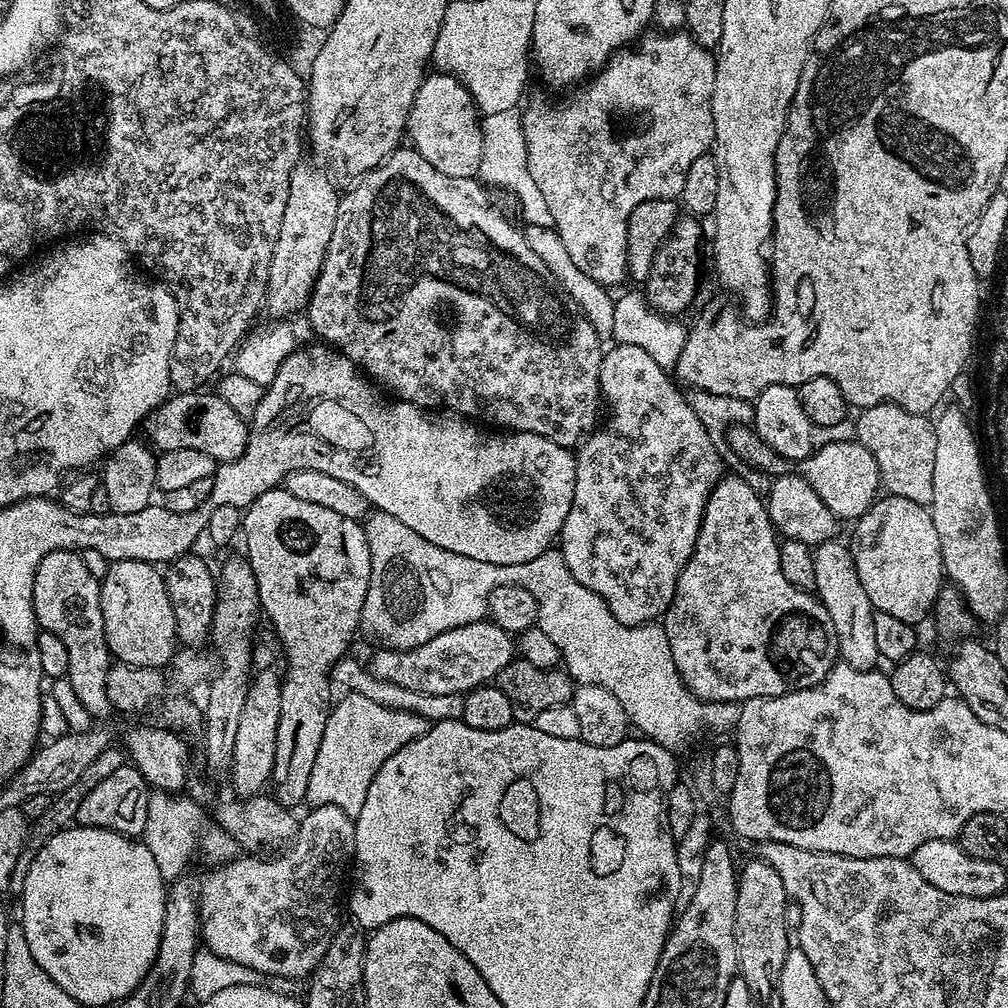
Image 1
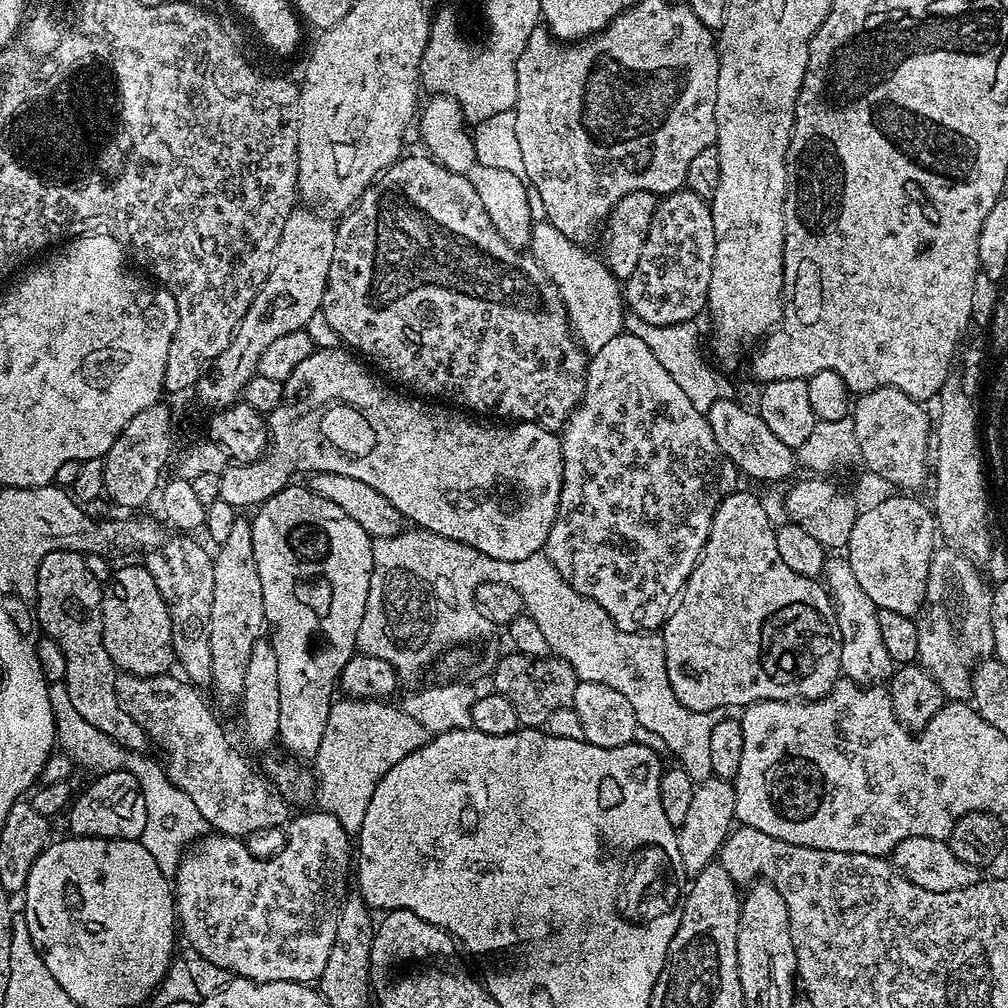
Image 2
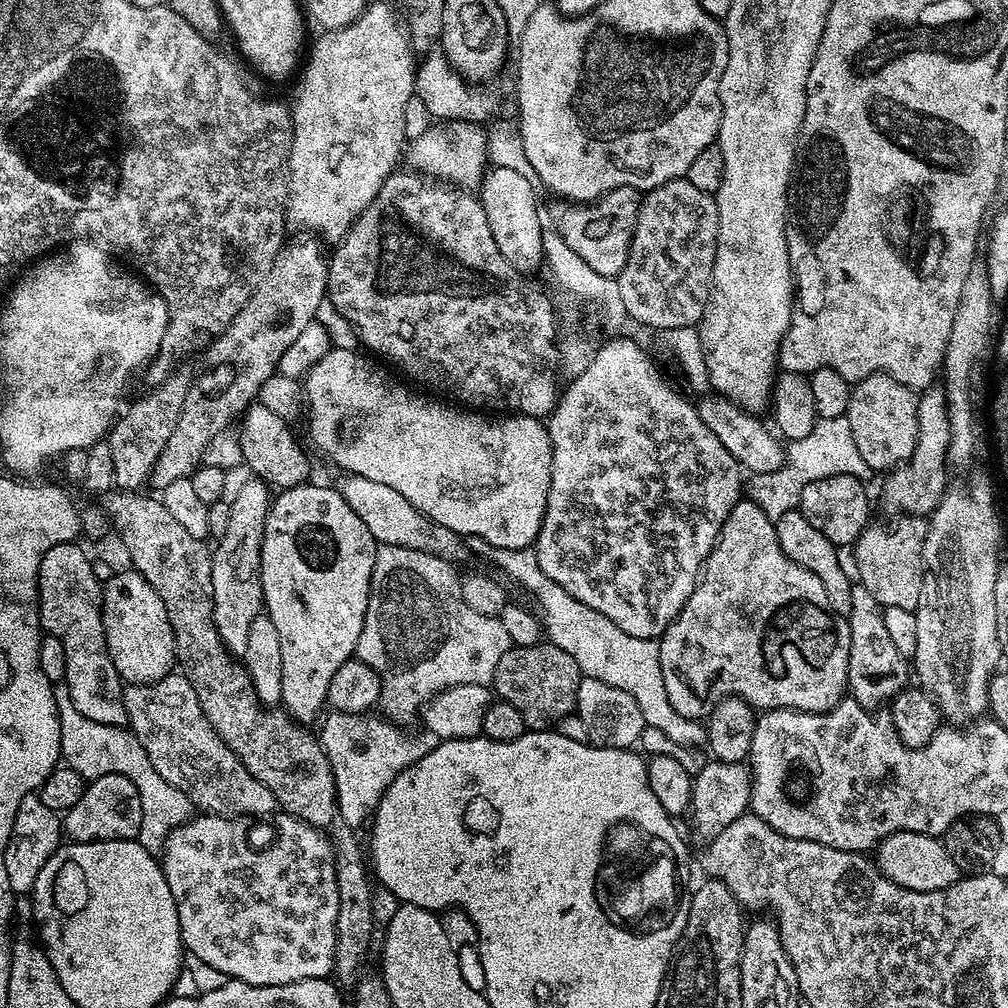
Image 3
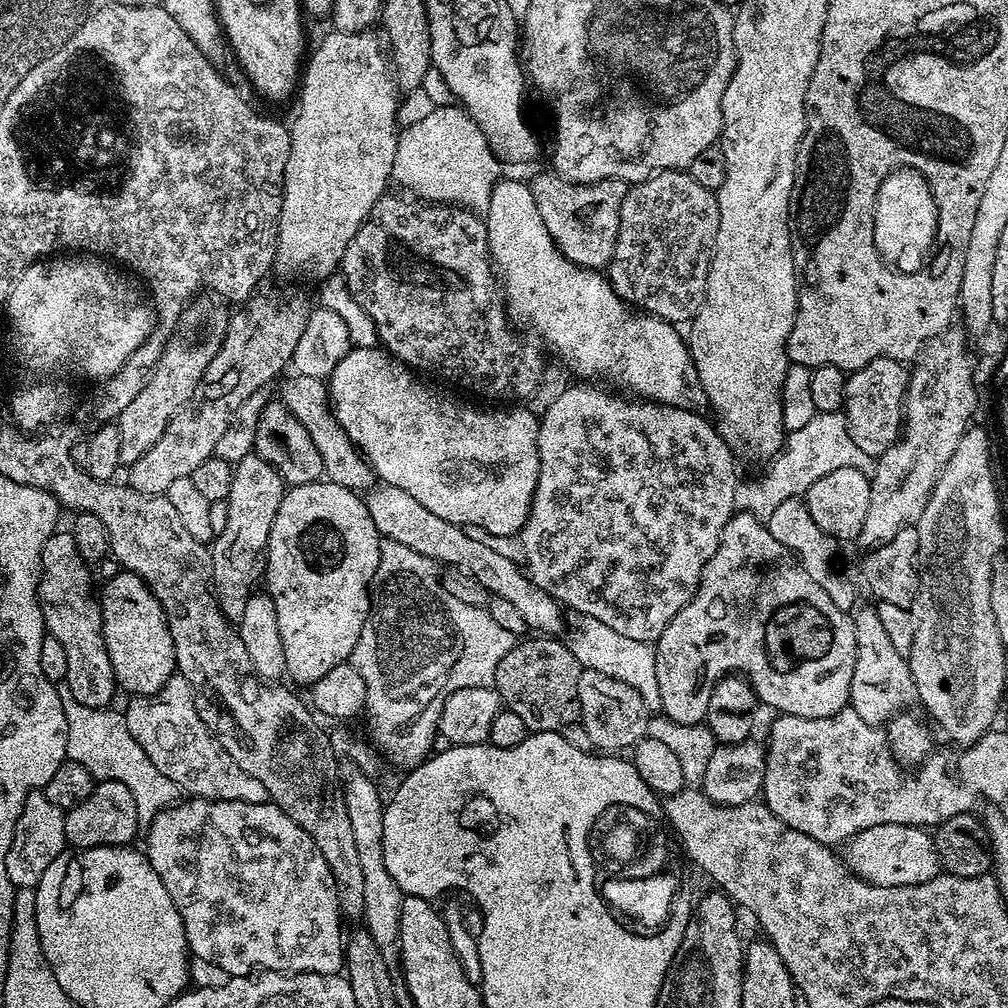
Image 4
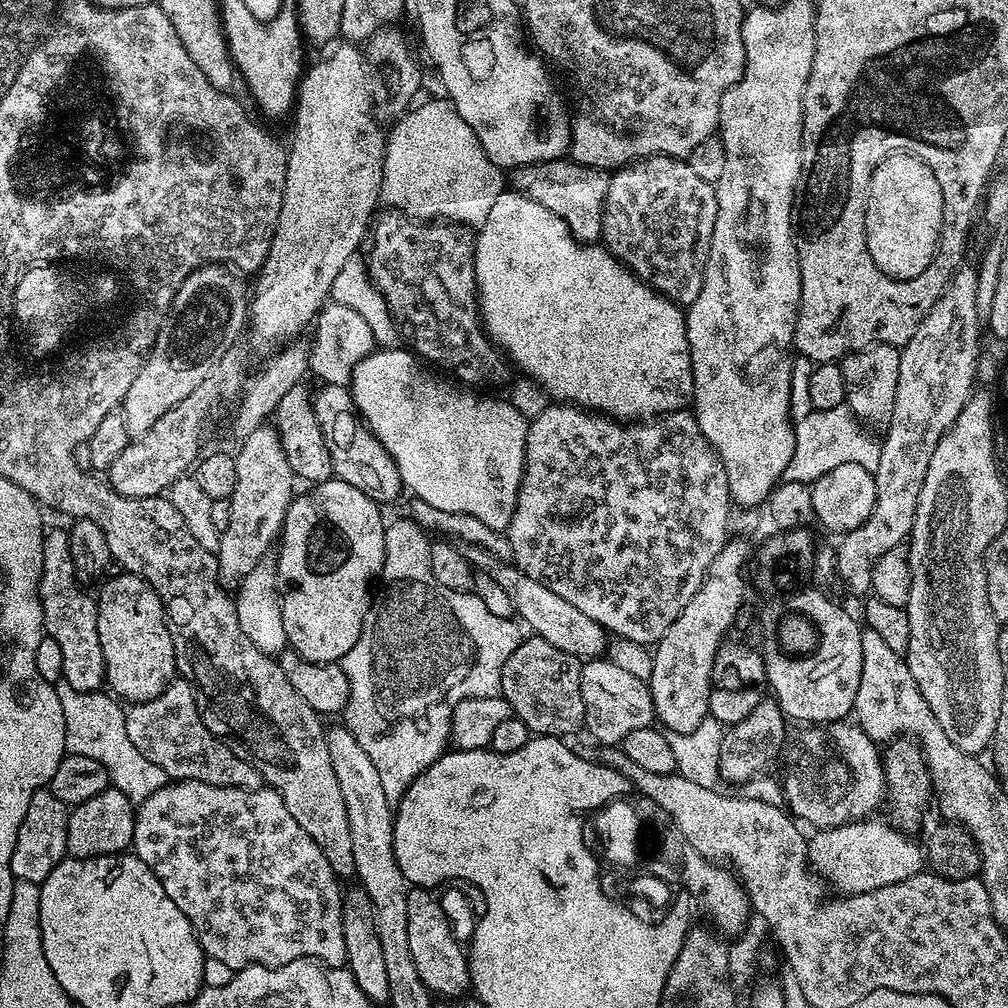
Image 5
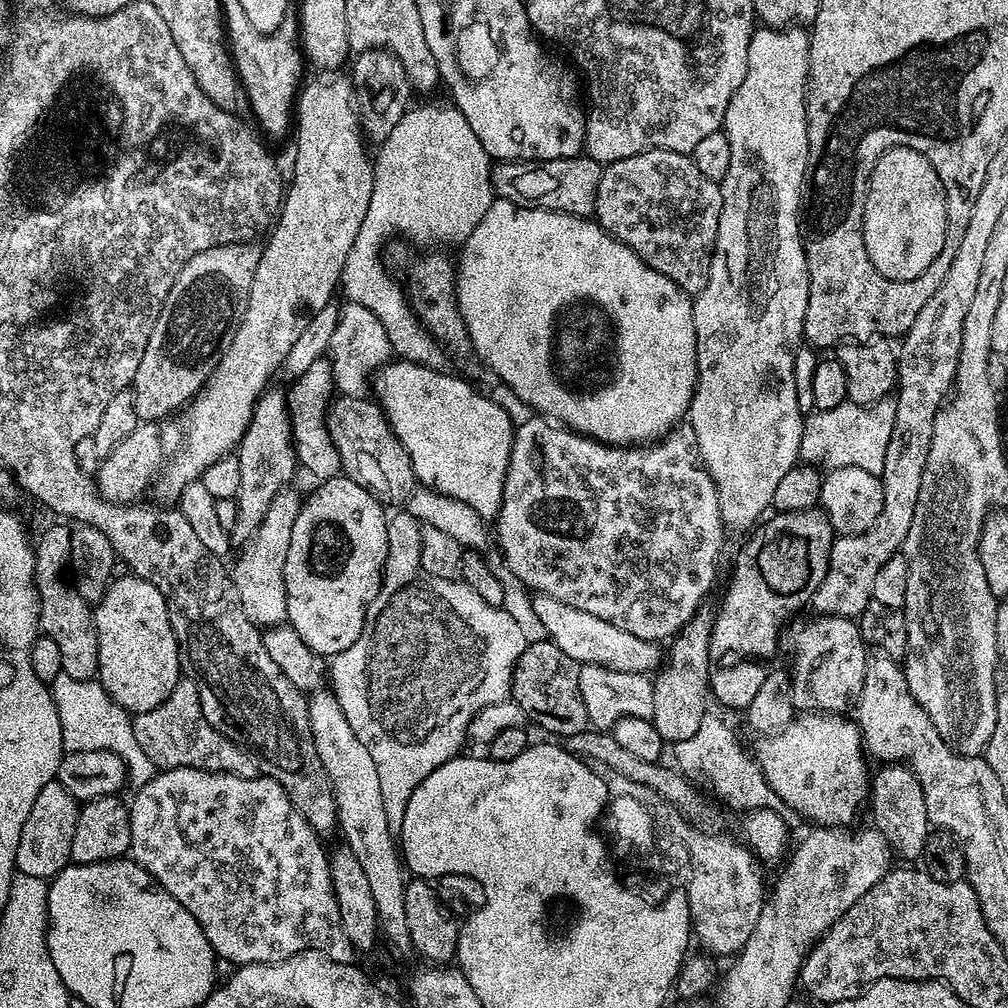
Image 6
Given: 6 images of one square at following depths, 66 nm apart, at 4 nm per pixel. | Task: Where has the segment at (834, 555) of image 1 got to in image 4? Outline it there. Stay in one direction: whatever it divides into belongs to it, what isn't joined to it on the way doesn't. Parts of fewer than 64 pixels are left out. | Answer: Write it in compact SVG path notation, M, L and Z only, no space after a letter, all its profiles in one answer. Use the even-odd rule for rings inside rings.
M875 607L855 609L854 622L854 678L850 678L850 706L867 724L883 725L897 712L911 709L917 703L914 674L910 674L908 657L894 650L882 621L878 619Z

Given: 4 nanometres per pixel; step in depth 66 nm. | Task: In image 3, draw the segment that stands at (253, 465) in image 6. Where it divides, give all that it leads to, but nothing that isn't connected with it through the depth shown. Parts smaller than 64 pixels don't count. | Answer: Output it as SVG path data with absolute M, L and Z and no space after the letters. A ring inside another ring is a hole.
M251 478L230 500L230 523L226 534L215 541L212 553L212 613L220 641L233 657L243 657L250 622L262 614L264 595L260 581L262 562L262 534L266 526L268 508L273 502L269 485L259 478Z

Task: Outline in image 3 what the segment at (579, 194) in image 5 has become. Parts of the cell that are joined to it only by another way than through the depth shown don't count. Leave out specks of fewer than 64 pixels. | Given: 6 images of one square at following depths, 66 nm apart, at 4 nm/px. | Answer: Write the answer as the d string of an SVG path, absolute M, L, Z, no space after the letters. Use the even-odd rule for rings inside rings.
M618 186L591 202L556 202L550 224L591 269L600 275L615 278L622 266L626 266L641 199L641 189Z

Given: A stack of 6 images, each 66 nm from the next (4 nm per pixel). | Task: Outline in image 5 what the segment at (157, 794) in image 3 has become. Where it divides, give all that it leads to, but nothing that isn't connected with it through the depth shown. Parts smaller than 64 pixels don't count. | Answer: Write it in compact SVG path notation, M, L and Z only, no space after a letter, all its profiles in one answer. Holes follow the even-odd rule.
M107 691L99 692L64 692L62 714L68 712L68 719L72 720L72 736L84 736L84 752L96 752L95 762L101 763L108 772L111 787L122 790L126 798L130 798L133 805L139 806L154 790L169 783L170 778L150 758L140 752L132 752L132 756L124 756L124 752L112 752L112 756L104 756L104 748L128 748L130 734L124 736L126 731L125 709Z

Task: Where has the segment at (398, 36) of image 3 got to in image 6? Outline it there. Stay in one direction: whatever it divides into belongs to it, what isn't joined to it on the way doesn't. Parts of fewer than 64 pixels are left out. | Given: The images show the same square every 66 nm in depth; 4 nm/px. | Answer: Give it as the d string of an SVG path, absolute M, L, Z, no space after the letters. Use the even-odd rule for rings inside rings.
M332 74L329 80L316 80L313 84L305 83L302 91L299 93L298 99L294 105L294 136L296 132L296 157L292 160L292 180L287 185L282 201L282 207L278 213L278 219L275 221L274 227L271 229L272 237L268 240L268 245L263 245L260 261L254 270L254 282L250 286L250 294L248 301L244 307L244 317L240 319L240 325L236 328L234 338L229 342L228 347L220 354L220 359L216 361L216 369L208 375L208 381L204 387L192 397L190 403L183 409L184 417L180 420L180 445L176 449L171 449L170 455L165 459L158 475L154 480L154 490L156 488L155 499L160 502L176 502L179 501L182 490L186 490L186 486L190 486L190 482L199 480L201 474L206 470L206 466L211 466L214 462L218 462L218 458L235 453L241 438L246 434L246 430L250 426L250 418L252 411L256 409L256 402L264 395L268 384L272 380L272 375L276 371L285 367L285 360L290 354L290 348L301 337L302 330L307 328L308 320L318 310L330 302L332 290L336 290L340 283L340 275L344 269L346 262L346 254L350 254L350 246L354 246L354 237L358 235L358 226L362 224L362 218L365 217L366 206L370 204L370 194L373 190L374 174L372 173L373 157L368 156L368 152L364 149L366 145L365 137L360 131L360 117L356 111L356 101L354 99L354 85L347 75L336 76L340 74Z

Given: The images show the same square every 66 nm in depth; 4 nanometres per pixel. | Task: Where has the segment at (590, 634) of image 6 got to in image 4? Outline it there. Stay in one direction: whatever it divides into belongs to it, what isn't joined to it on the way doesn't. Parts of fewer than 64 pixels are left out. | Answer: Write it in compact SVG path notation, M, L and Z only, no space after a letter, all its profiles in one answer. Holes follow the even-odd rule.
M376 486L367 493L366 503L370 518L374 518L374 526L383 539L402 542L412 550L418 550L418 554L435 560L437 565L457 568L478 578L489 594L511 602L518 614L526 618L529 629L537 628L540 634L560 634L563 630L566 612L560 601L536 585L517 561L502 558L502 554L488 549L483 542L470 538L461 525L446 522L446 518L438 518L438 514L430 514L430 510L426 510L426 506L422 506L422 502L417 502L412 495L406 494L406 490Z

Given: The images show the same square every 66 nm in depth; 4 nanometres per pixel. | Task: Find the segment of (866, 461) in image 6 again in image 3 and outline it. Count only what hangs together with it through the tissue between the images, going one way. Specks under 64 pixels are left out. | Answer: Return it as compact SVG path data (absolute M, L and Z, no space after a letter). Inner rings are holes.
M845 417L833 420L817 419L814 430L806 434L806 438L798 438L787 445L784 464L770 473L749 475L746 480L746 496L752 500L773 522L782 518L782 514L793 511L799 505L800 495L810 482L818 482L822 478L830 478L838 474L855 476L861 482L868 482L874 471L866 464L858 449L854 446L853 435L850 434L850 423Z

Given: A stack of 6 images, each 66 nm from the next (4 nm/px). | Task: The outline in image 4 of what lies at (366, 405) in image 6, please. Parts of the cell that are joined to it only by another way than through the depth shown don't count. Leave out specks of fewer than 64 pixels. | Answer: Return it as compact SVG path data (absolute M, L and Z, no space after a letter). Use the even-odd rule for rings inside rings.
M293 375L281 386L278 399L306 426L306 434L310 434L314 446L318 446L318 454L322 454L322 466L327 483L337 484L348 488L351 492L360 494L371 489L377 483L378 477L372 470L371 464L360 455L356 445L345 436L340 425L336 423L331 403L328 398L328 385L318 378L306 378Z

